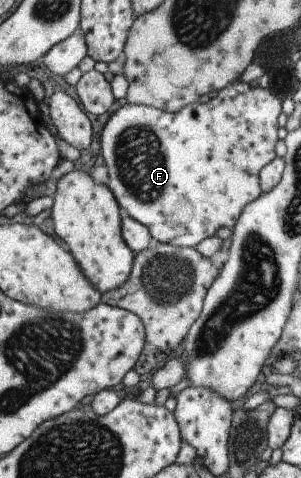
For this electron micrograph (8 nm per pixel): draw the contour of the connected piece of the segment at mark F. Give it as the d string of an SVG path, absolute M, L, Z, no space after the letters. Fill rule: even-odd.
M240 79L231 84L226 84L218 90L216 97L208 99L206 103L194 102L185 105L174 113L156 109L152 106L126 103L109 116L102 131L100 131L100 155L108 173L107 187L115 197L120 209L124 209L129 218L135 219L138 223L144 225L156 241L174 247L195 247L203 239L214 236L218 229L222 229L222 227L231 229L244 205L254 201L256 197L262 194L258 185L258 172L276 157L274 144L277 140L276 117L281 112L280 103L281 101L272 95L268 88L260 88L258 85L257 87L251 87Z

